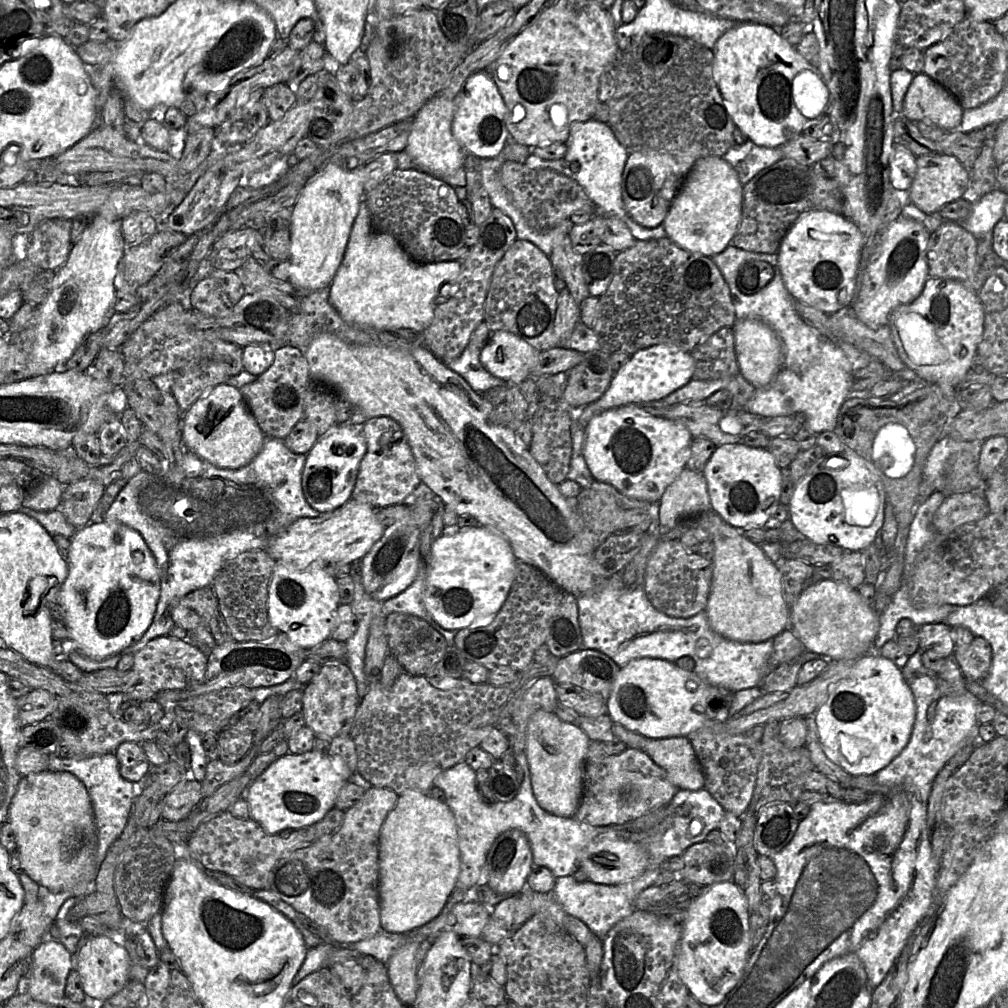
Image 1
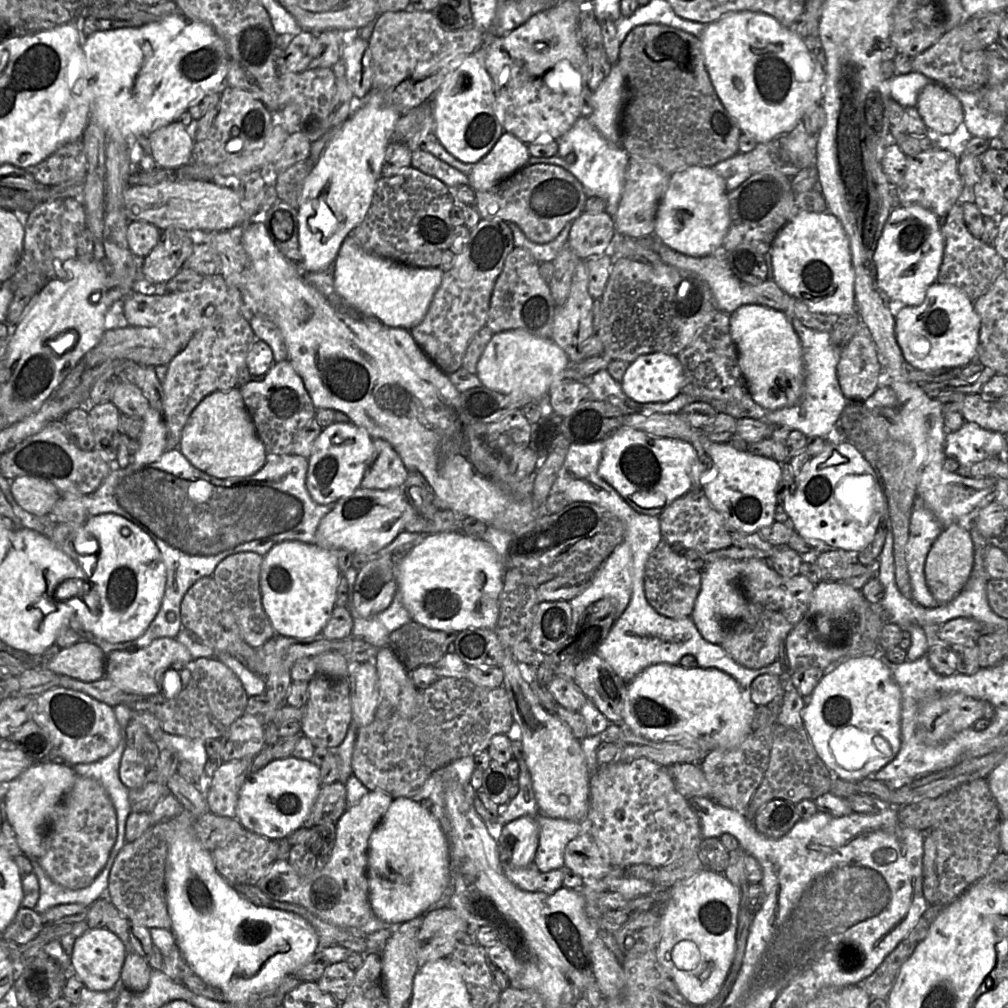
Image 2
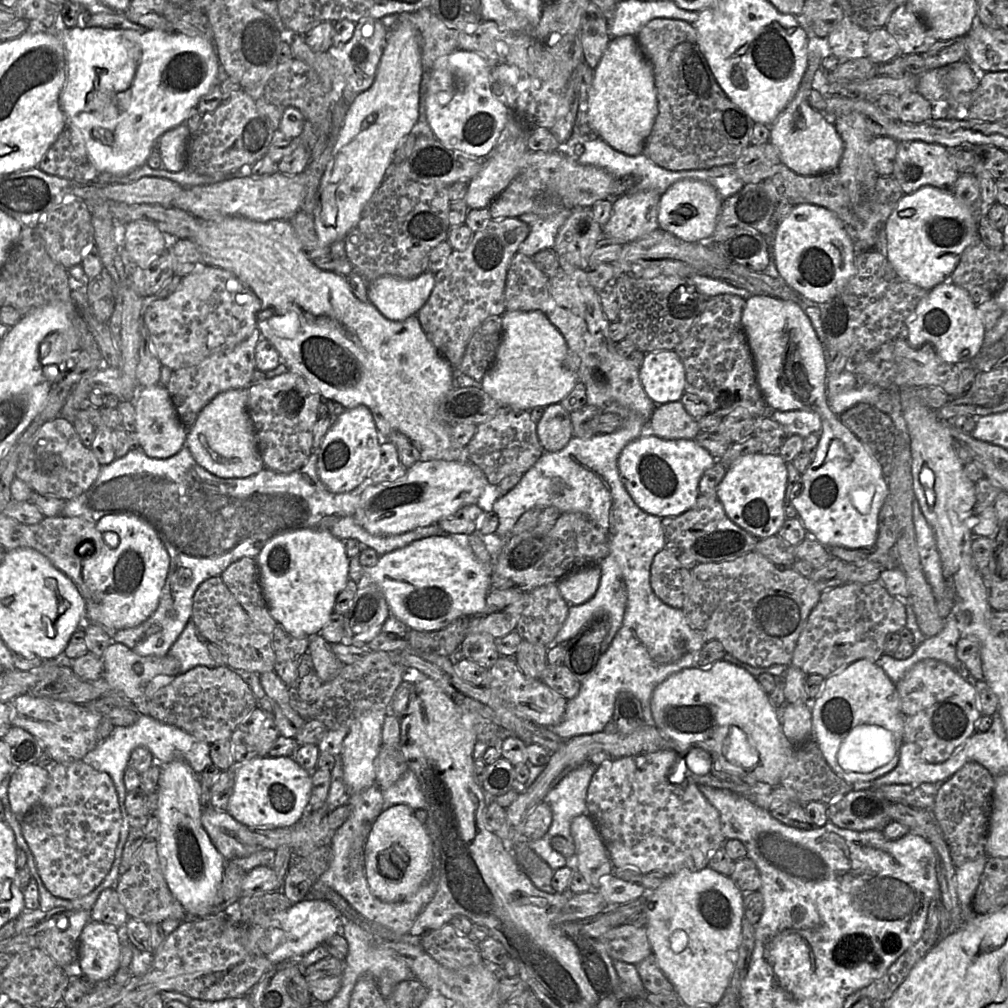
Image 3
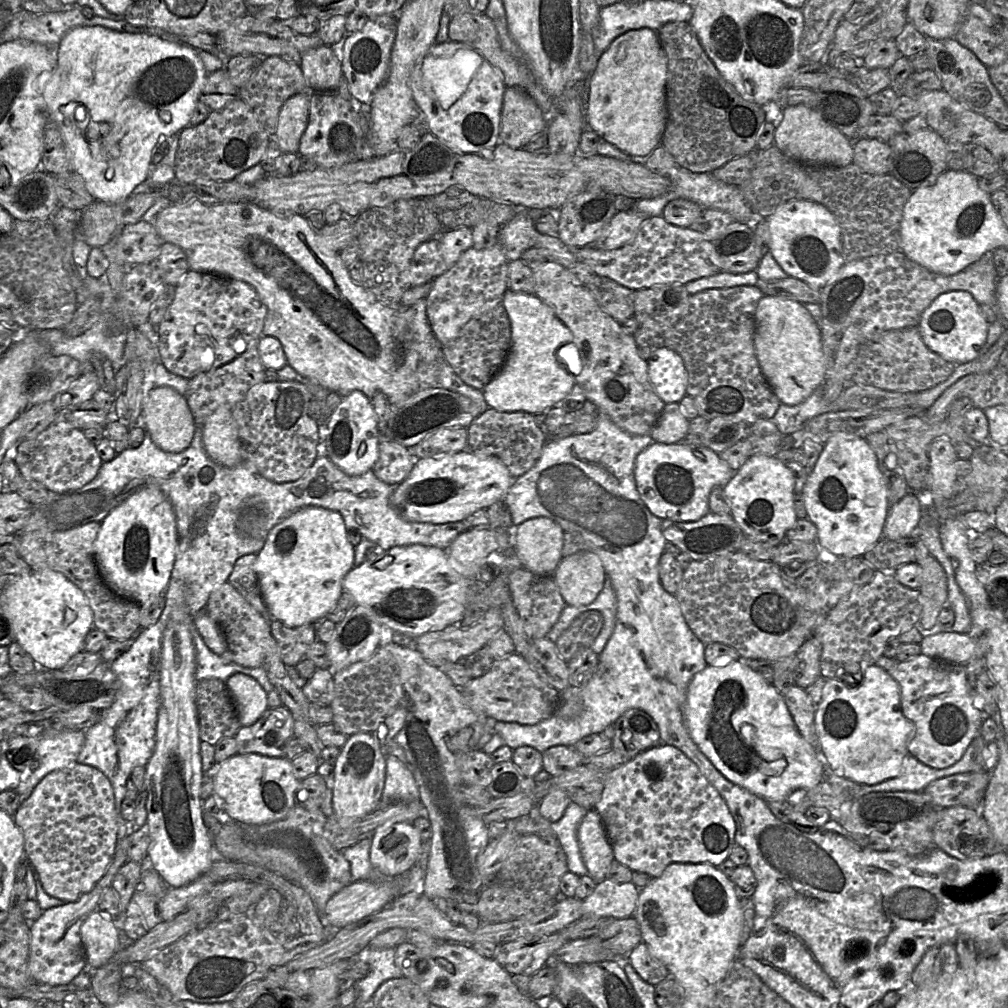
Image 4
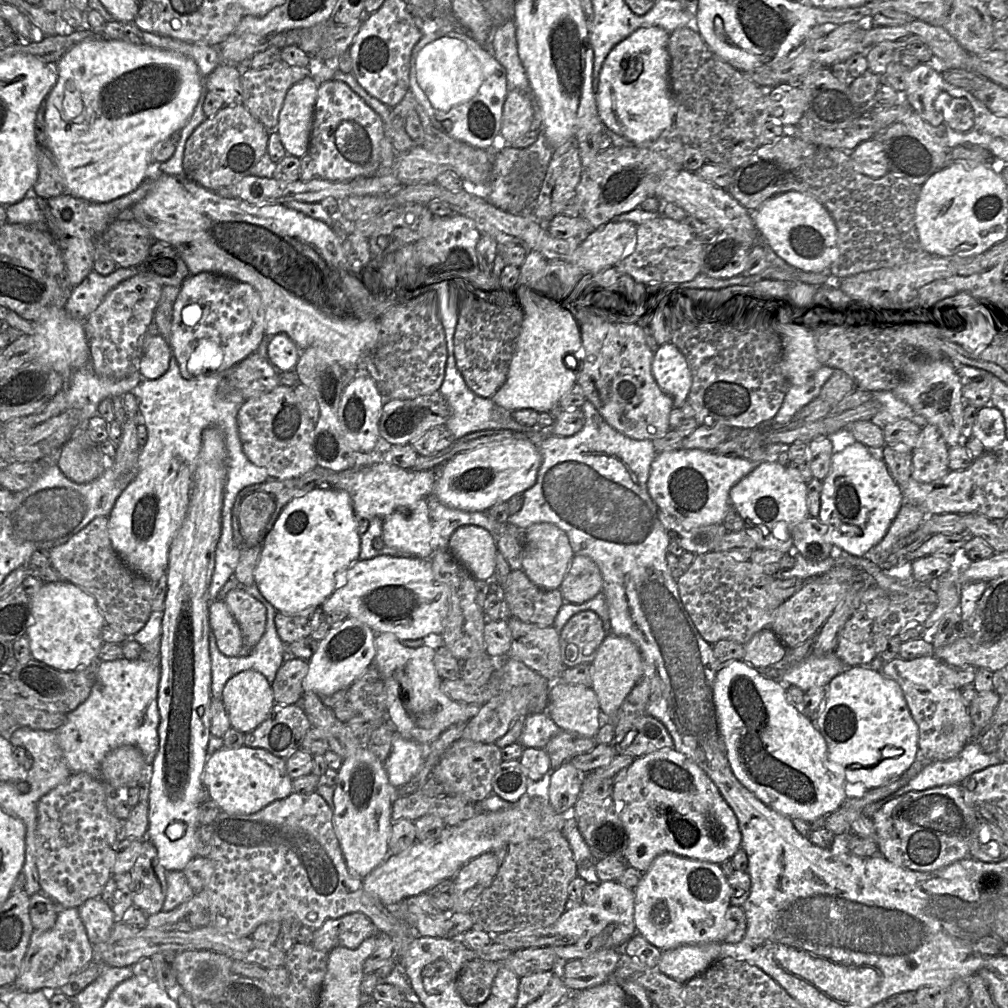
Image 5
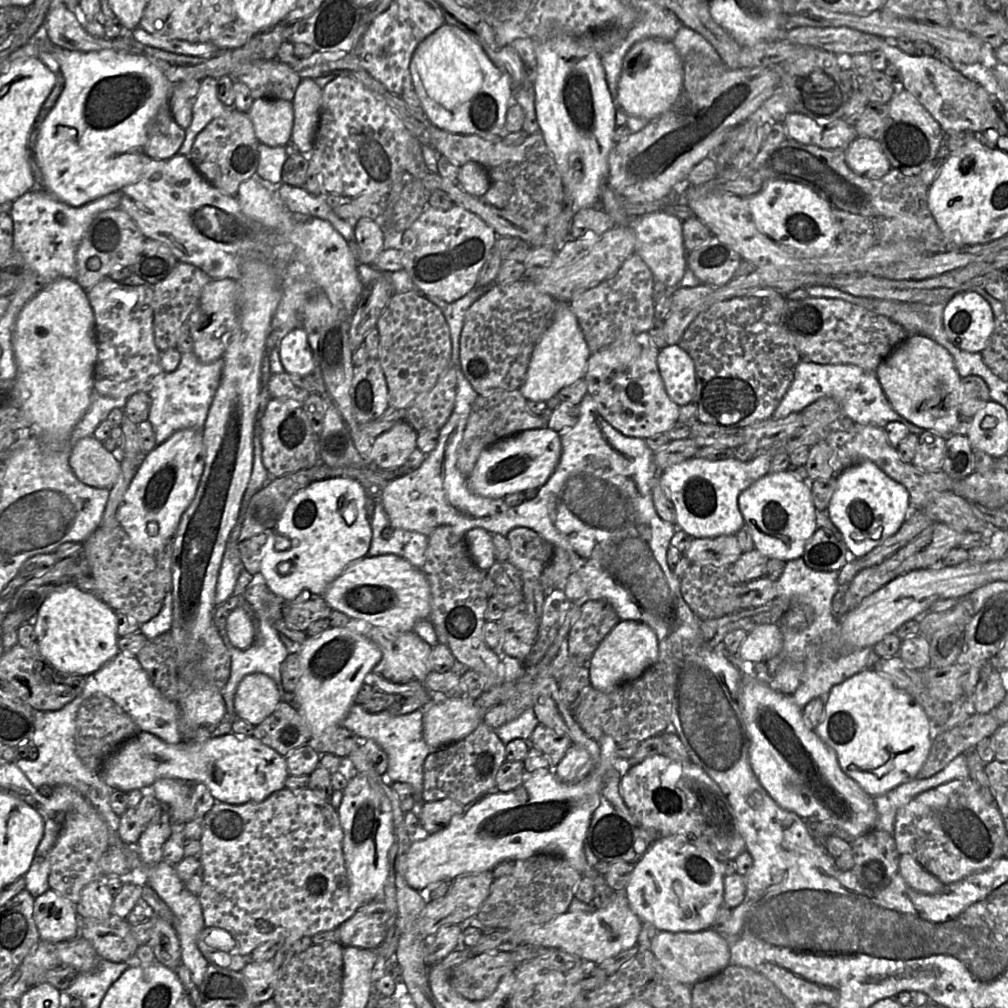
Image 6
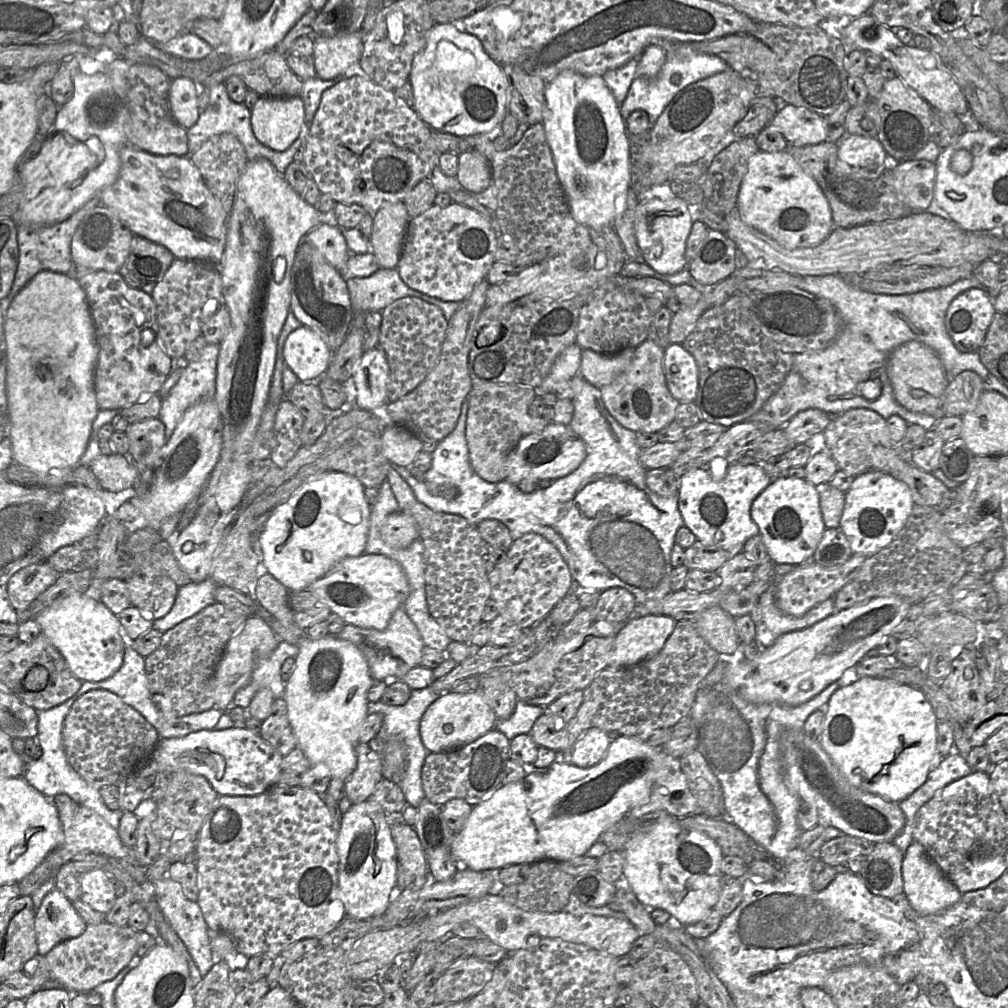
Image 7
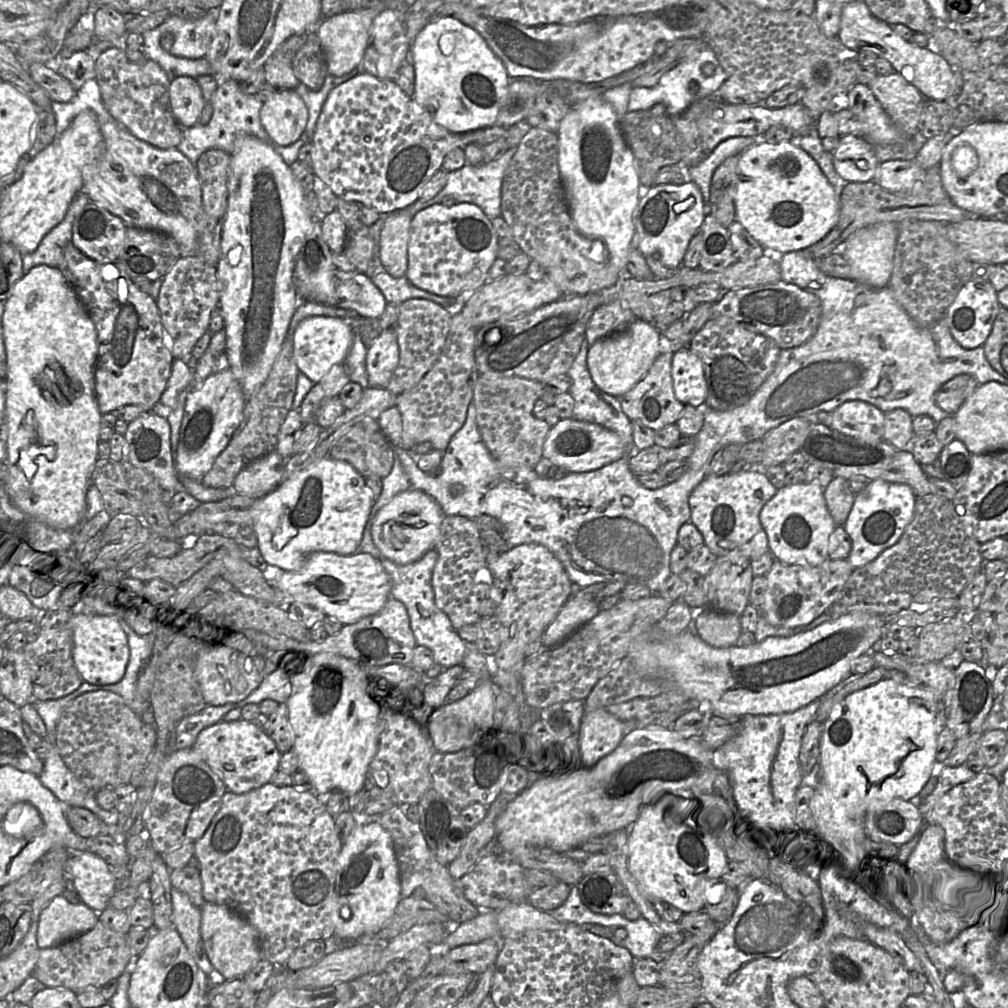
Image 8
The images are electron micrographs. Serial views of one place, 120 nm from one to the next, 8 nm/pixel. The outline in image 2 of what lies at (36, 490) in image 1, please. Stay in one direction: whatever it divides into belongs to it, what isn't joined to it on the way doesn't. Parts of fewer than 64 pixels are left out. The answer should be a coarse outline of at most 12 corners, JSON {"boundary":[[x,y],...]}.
{"boundary":[[31,476],[10,481],[16,502],[35,516],[50,515],[62,493]]}

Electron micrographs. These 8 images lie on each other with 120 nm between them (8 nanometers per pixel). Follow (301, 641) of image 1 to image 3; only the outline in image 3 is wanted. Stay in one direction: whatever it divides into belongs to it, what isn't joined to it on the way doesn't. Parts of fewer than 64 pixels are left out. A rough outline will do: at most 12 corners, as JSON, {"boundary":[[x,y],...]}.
{"boundary":[[328,530],[273,536],[255,559],[295,637],[320,633],[350,579]]}

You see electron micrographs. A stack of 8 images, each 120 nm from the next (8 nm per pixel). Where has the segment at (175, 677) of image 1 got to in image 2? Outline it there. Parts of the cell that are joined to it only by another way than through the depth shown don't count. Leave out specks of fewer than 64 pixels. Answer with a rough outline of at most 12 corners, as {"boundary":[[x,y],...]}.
{"boundary":[[176,638],[106,656],[106,678],[128,694],[164,691],[194,658]]}

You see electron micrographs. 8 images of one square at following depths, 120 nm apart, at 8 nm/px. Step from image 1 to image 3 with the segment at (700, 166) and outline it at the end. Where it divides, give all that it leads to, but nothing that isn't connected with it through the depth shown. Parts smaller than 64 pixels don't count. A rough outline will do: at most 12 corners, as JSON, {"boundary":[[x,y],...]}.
{"boundary":[[682,179],[661,196],[658,226],[686,242],[709,240],[722,199]]}

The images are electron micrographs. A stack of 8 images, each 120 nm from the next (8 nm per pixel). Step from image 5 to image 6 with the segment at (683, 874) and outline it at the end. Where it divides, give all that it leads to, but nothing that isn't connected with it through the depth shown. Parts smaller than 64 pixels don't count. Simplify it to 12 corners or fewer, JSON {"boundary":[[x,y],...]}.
{"boundary":[[682,835],[635,863],[625,895],[659,931],[711,927],[720,861]]}

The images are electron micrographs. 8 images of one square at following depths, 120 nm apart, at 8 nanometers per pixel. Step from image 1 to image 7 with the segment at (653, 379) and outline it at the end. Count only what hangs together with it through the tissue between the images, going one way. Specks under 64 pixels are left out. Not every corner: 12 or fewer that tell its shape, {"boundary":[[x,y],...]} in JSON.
{"boundary":[[681,344],[664,350],[671,395],[695,402],[698,366]]}

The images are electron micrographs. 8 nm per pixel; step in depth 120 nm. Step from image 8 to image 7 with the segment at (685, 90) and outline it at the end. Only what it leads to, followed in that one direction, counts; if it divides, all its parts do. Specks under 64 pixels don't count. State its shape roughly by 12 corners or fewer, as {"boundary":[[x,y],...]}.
{"boundary":[[676,55],[655,77],[633,80],[620,105],[624,120],[648,113],[651,128],[688,85],[730,69],[716,55]]}

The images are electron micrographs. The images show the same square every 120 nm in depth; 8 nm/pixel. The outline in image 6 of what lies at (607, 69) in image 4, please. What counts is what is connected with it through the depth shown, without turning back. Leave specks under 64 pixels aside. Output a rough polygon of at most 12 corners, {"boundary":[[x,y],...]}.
{"boundary":[[647,38],[626,53],[615,102],[651,121],[674,104],[683,59]]}

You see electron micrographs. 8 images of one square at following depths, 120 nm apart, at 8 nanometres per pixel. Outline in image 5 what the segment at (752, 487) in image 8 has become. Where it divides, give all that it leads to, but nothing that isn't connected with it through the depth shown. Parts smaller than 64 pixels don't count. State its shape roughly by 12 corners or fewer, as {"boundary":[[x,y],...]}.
{"boundary":[[658,452],[647,490],[686,529],[723,523],[730,489],[764,460]]}

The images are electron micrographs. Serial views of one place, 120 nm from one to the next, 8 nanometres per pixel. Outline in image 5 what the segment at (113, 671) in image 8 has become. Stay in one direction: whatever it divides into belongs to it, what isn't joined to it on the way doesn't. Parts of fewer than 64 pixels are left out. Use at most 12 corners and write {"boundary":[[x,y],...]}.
{"boundary":[[65,580],[33,598],[35,660],[73,672],[97,663],[95,598]]}

